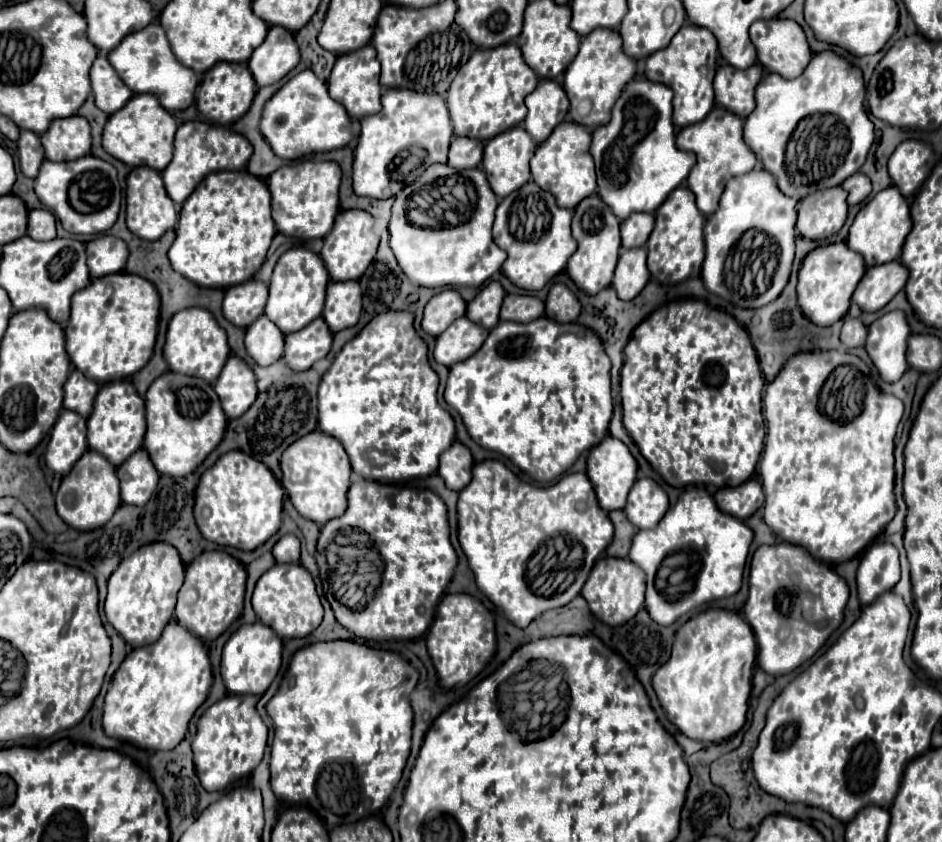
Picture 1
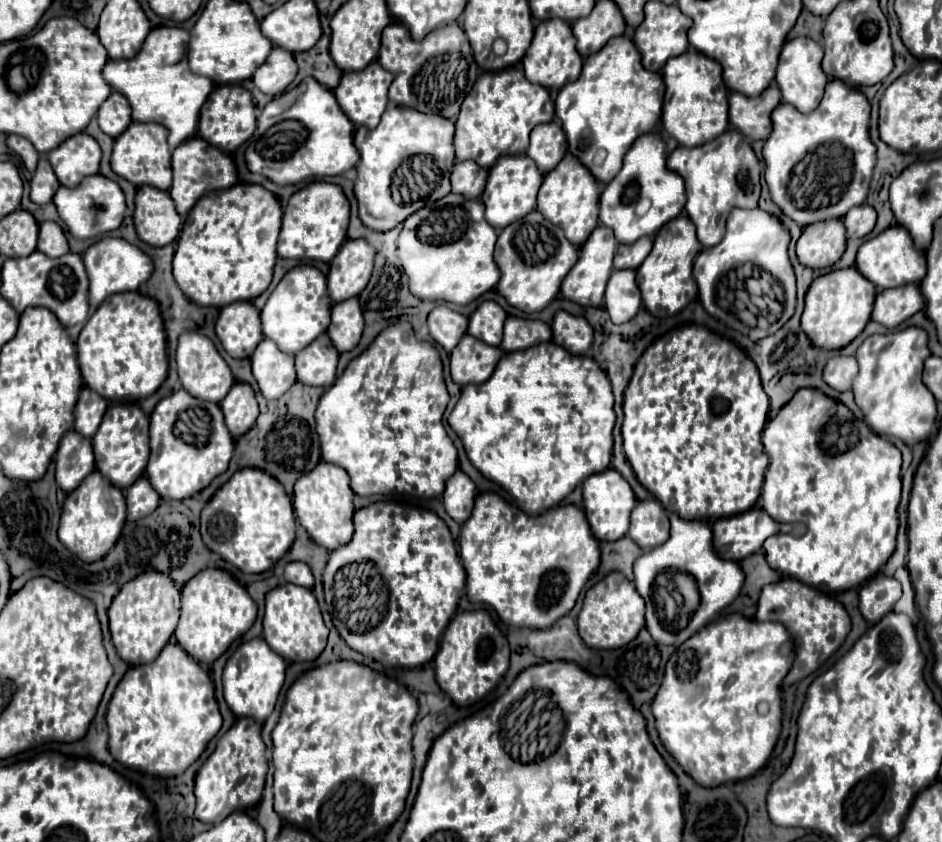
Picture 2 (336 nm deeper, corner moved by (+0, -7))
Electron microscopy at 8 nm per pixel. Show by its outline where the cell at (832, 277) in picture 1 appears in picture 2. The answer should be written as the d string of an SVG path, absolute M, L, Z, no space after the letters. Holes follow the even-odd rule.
M856 268L834 270L818 276L806 292L806 308L802 314L802 328L816 348L840 350L848 346L868 324L876 298L876 286L868 284Z

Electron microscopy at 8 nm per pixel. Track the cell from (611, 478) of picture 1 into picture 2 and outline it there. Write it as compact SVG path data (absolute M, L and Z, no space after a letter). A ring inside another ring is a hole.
M608 468L608 470L584 480L584 512L586 512L586 520L590 524L592 536L596 540L616 542L616 540L624 538L628 532L628 526L630 526L630 512L634 506L636 506L636 498L634 498L630 484L614 468Z

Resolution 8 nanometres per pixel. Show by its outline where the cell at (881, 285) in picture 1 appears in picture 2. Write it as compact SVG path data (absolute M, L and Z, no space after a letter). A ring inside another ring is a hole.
M906 284L900 288L882 290L876 296L872 320L886 328L896 328L916 312L924 308L924 296L918 284Z

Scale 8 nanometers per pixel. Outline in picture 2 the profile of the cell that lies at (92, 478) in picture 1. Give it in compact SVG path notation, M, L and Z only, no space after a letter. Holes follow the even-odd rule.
M98 470L76 488L76 492L70 492L64 506L62 506L62 518L58 526L58 538L60 542L76 554L82 562L96 562L104 558L120 538L122 526L126 520L126 500L120 488L116 488L110 480L106 480Z

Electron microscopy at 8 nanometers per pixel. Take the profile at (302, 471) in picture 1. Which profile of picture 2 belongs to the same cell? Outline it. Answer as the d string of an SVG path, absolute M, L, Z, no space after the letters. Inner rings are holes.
M320 462L316 466L316 472L308 472L308 476L300 476L294 488L294 512L298 516L298 522L306 528L310 538L326 548L328 552L348 544L354 534L352 526L352 516L354 516L354 506L352 506L354 492L350 488L348 474L344 468L328 462Z

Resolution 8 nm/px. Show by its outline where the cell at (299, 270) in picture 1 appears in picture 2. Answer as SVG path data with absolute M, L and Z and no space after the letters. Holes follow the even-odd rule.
M296 266L280 280L260 314L264 338L276 342L282 352L296 354L306 348L312 340L316 340L316 336L326 332L330 310L332 300L326 288L326 276L314 266Z

